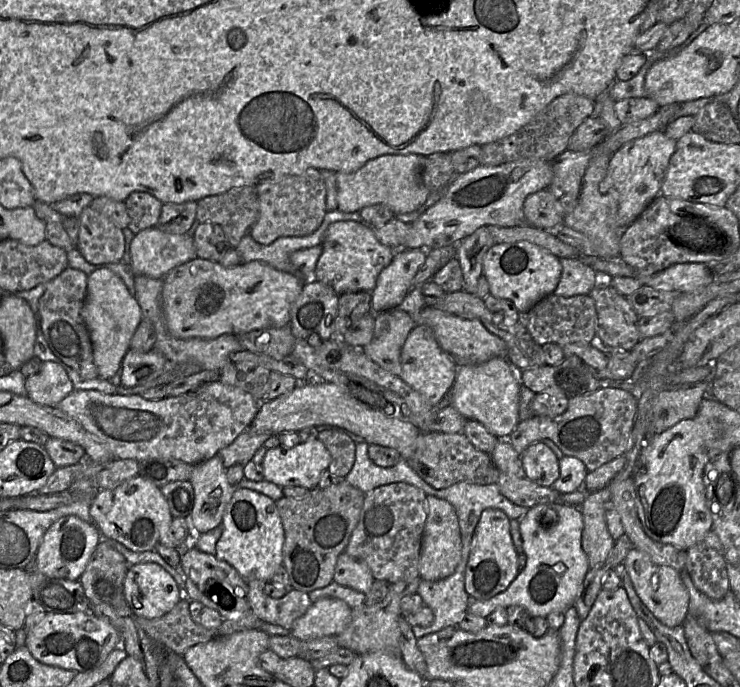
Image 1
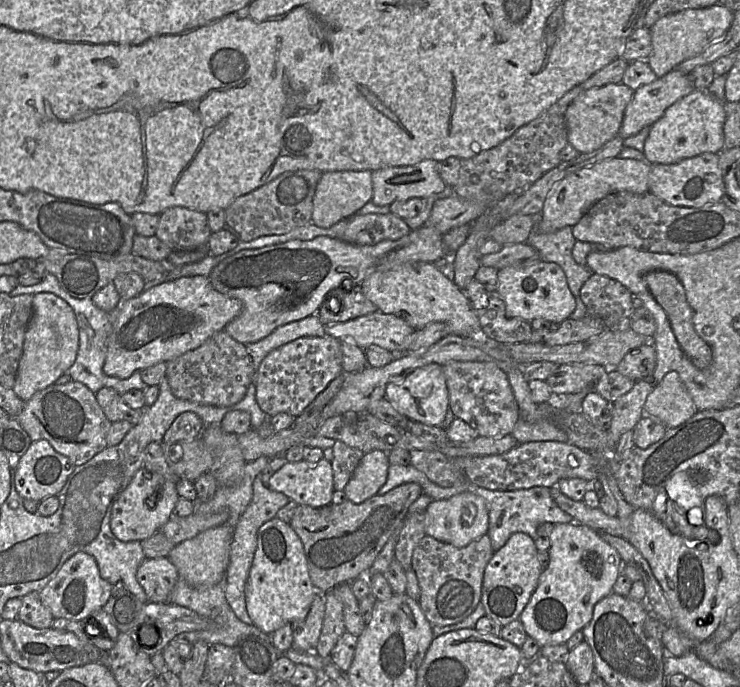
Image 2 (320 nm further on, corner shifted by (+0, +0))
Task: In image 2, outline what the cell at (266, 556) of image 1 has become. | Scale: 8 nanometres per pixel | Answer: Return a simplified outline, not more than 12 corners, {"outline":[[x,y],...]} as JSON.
{"outline":[[264,523],[245,585],[253,624],[303,621],[317,591],[289,523]]}

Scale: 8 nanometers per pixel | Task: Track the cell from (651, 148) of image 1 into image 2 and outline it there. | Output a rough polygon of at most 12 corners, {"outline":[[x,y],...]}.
{"outline":[[694,90],[649,128],[643,154],[674,164],[724,146],[724,101]]}

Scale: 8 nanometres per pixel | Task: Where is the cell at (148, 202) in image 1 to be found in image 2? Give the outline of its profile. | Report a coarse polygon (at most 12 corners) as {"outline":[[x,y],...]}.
{"outline":[[175,206],[155,236],[172,251],[207,247],[205,212]]}

